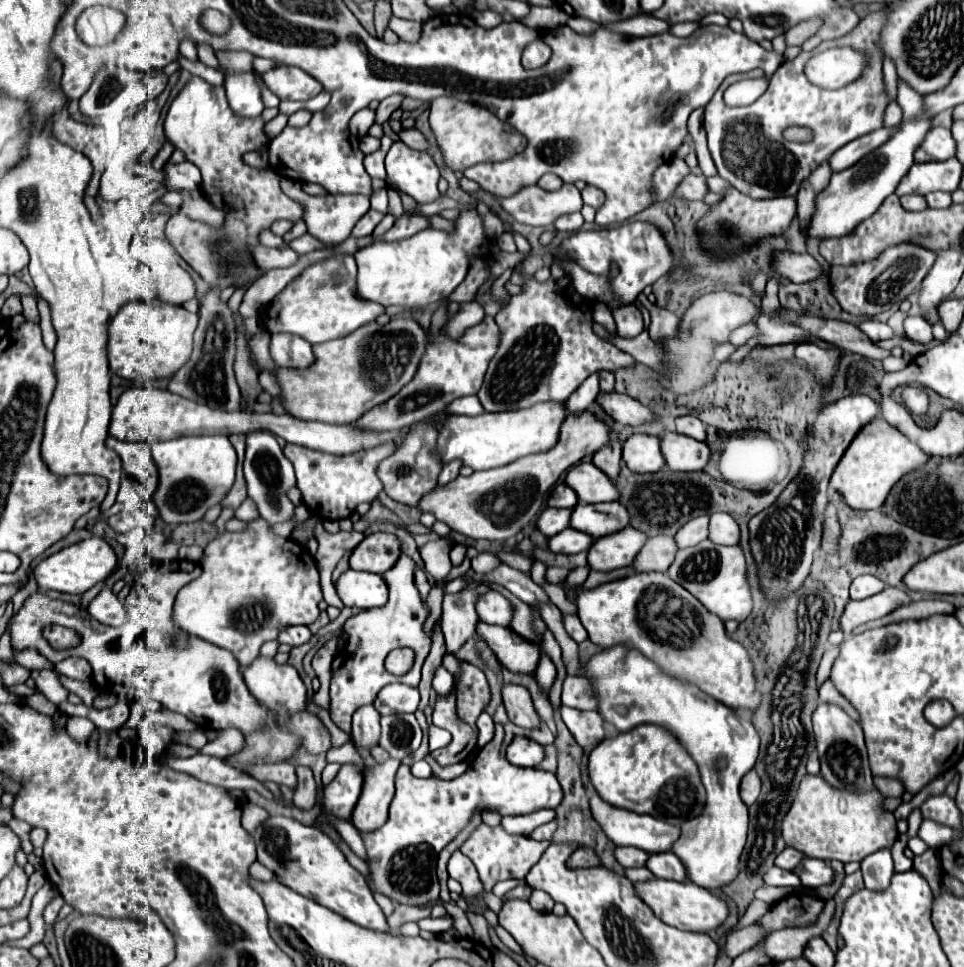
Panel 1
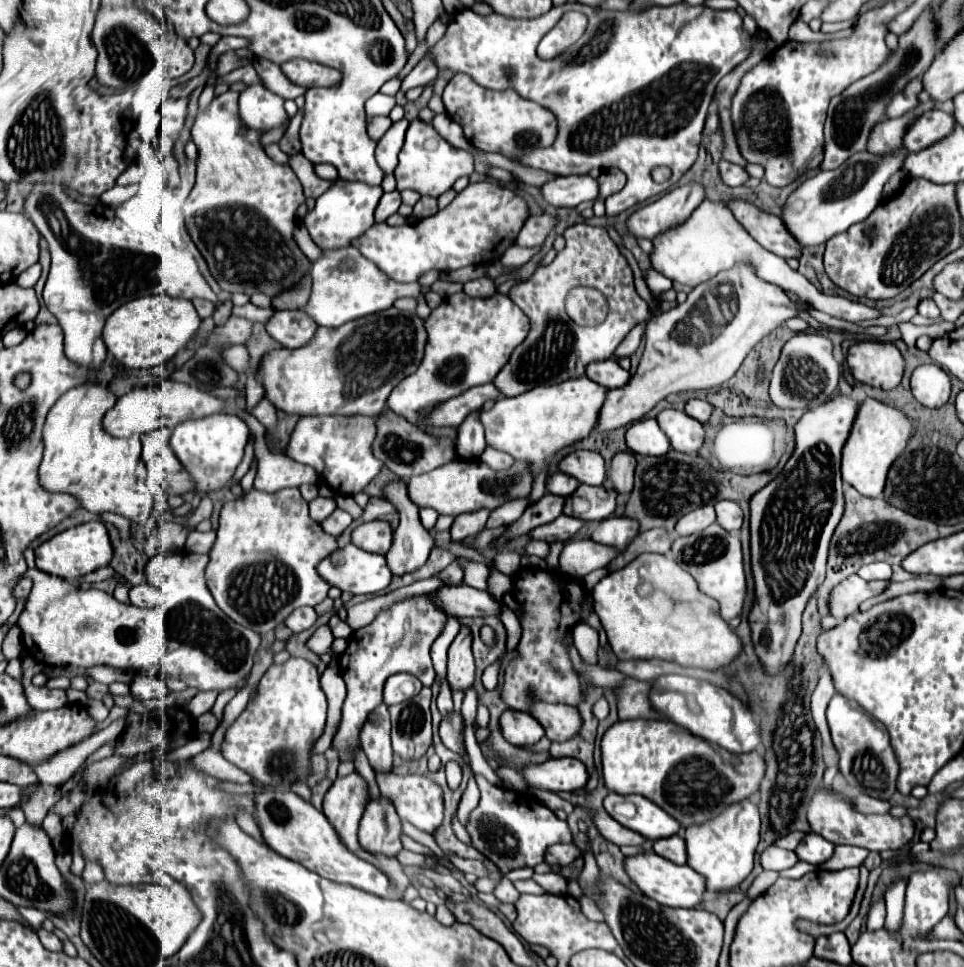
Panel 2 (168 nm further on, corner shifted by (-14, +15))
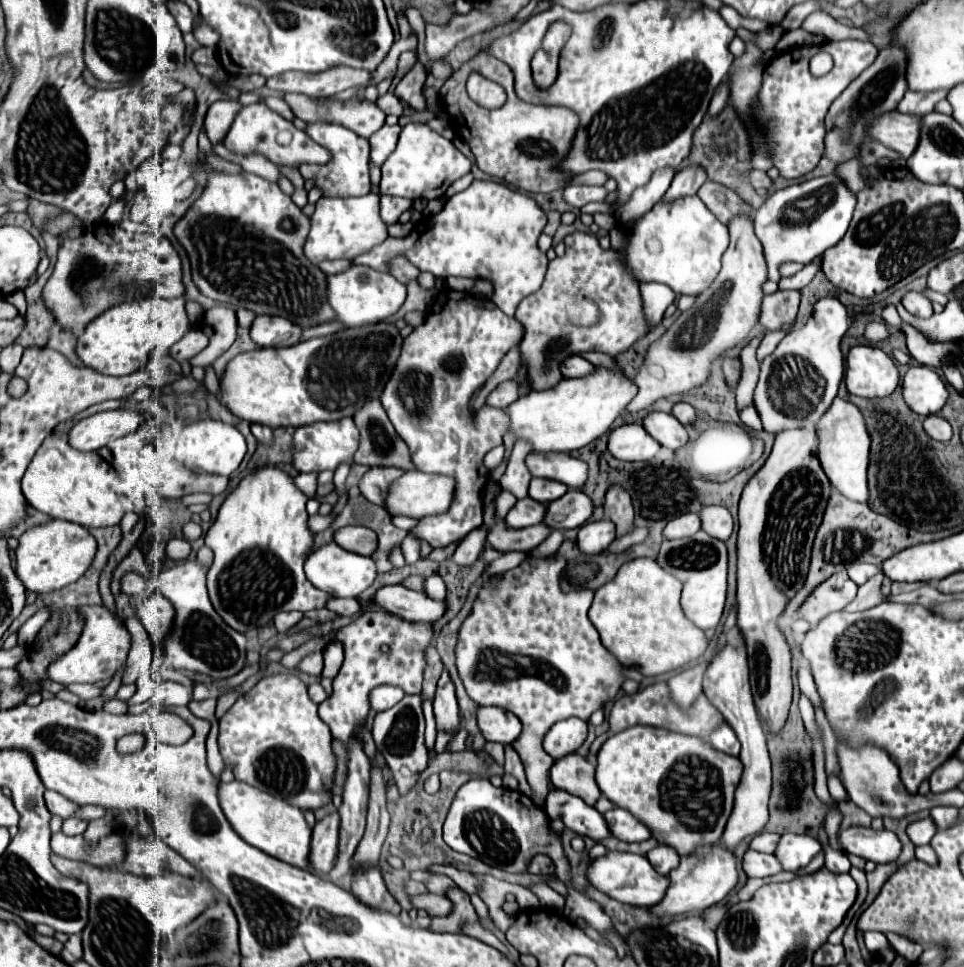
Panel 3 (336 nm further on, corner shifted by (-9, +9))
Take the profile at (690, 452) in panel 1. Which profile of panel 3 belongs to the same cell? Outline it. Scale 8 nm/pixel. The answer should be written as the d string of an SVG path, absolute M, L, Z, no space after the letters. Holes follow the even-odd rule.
M650 411L644 419L642 419L642 427L648 431L648 435L652 435L662 447L668 449L678 449L682 445L686 445L688 441L688 433L684 429L684 425L670 413L660 413L660 411Z

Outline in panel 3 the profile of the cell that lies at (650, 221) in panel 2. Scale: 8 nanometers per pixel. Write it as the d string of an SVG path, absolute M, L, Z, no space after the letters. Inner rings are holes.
M688 165L688 167L682 167L676 175L674 175L674 181L670 185L670 189L666 191L664 199L666 201L674 201L678 197L684 197L684 195L696 195L698 187L708 179L706 175L706 169L700 167L700 165Z

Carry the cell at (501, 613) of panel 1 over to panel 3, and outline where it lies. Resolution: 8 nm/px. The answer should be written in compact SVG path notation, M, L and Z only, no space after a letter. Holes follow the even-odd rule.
M482 527L470 531L470 535L466 535L458 543L458 547L456 547L454 555L452 555L452 561L458 563L458 565L472 565L478 559L484 543L486 543L486 531Z

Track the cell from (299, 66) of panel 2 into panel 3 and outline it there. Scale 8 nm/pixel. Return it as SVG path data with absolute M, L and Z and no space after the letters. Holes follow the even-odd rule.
M332 67L322 73L284 73L266 81L278 93L304 93L308 97L332 97L354 85L369 86L371 74L352 67Z

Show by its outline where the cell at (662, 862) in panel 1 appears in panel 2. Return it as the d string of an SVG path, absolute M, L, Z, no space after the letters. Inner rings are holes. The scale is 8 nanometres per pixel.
M673 835L667 839L657 839L653 843L653 851L677 865L687 863L687 849L685 849L685 839L681 835Z

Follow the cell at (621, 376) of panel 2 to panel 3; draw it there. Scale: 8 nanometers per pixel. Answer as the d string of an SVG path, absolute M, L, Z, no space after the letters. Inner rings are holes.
M572 355L570 359L566 359L566 363L562 365L562 375L564 377L584 377L588 373L592 373L594 367L592 363L588 363L586 359L578 357L578 355Z

